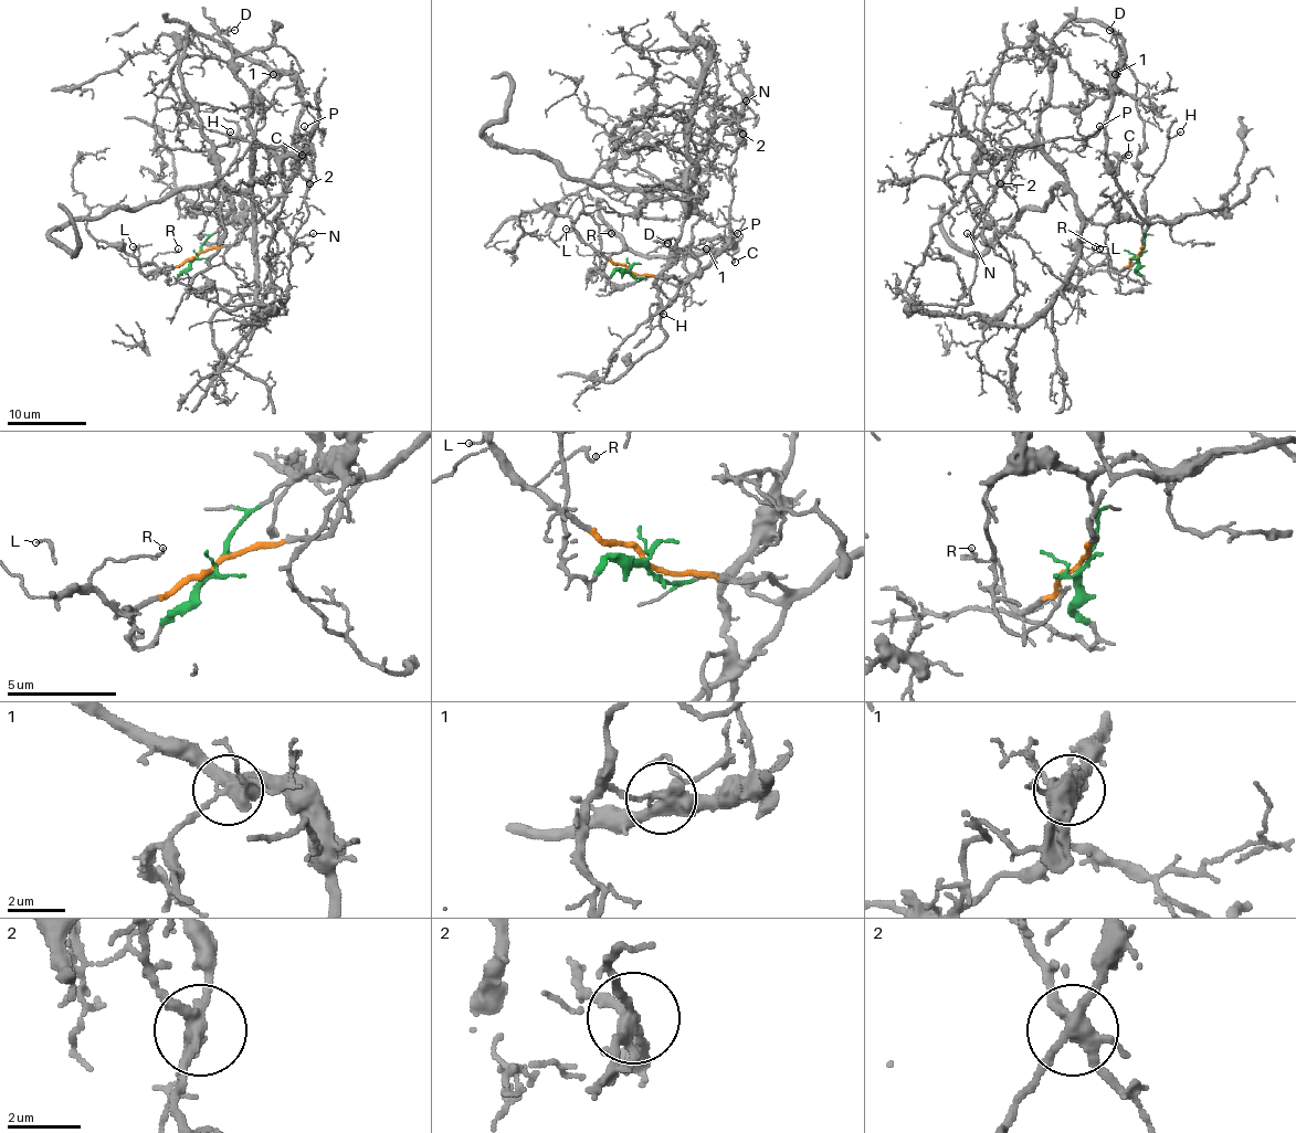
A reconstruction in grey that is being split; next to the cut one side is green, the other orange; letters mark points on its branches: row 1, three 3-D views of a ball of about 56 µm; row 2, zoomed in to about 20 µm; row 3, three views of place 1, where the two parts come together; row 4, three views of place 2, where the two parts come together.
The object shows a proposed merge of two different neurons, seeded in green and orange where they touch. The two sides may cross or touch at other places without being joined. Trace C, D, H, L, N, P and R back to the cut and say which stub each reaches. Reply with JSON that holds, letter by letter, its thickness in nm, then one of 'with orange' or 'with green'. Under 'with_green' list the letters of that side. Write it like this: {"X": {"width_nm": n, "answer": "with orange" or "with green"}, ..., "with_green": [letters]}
{"C": {"width_nm": 160, "answer": "with orange"}, "D": {"width_nm": 120, "answer": "with orange"}, "H": {"width_nm": 110, "answer": "with orange"}, "L": {"width_nm": 140, "answer": "with orange"}, "N": {"width_nm": 120, "answer": "with orange"}, "P": {"width_nm": 120, "answer": "with orange"}, "R": {"width_nm": 110, "answer": "with orange"}, "with_green": []}

